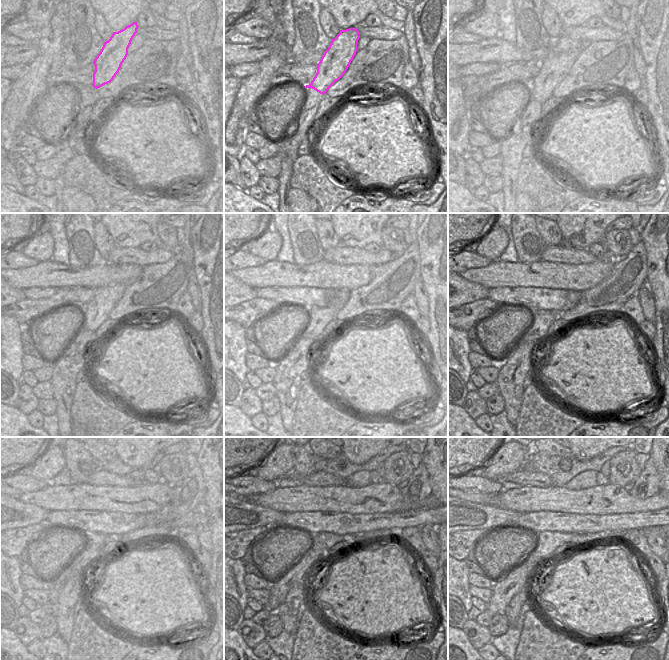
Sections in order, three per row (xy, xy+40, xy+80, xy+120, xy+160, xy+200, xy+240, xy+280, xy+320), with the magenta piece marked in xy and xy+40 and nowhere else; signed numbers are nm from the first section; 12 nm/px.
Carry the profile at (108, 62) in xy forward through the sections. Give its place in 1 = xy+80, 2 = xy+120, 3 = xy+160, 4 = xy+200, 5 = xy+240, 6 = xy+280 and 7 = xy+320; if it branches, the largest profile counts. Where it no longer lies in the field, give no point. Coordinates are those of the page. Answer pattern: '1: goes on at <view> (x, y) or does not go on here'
1: goes on at xy+80 (564, 51)
2: goes on at xy+120 (97, 311)
3: goes on at xy+160 (319, 318)
4: goes on at xy+200 (542, 319)
5: goes on at xy+240 (79, 565)
6: goes on at xy+280 (296, 574)
7: goes on at xy+320 (504, 589)

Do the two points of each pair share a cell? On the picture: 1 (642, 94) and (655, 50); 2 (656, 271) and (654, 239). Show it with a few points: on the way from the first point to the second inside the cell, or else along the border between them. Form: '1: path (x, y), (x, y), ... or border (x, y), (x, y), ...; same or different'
1: border (643, 87), (647, 92), (646, 108); different
2: path (657, 263), (657, 247); same

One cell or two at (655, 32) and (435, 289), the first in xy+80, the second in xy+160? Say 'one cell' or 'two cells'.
one cell

